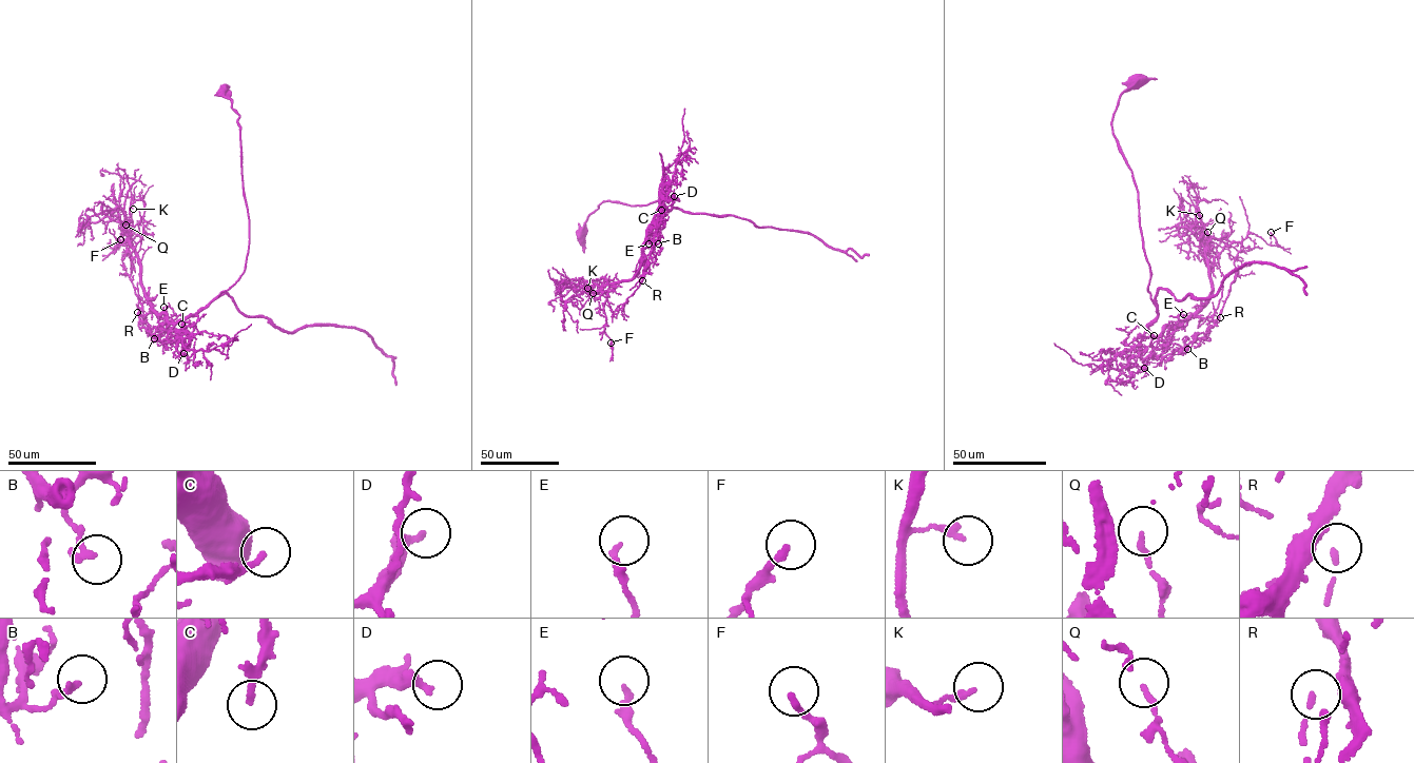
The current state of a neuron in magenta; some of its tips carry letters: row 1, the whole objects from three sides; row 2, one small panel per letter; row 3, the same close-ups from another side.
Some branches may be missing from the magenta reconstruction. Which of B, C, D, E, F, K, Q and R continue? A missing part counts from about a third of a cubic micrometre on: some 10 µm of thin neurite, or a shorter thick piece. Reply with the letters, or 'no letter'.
C, F

